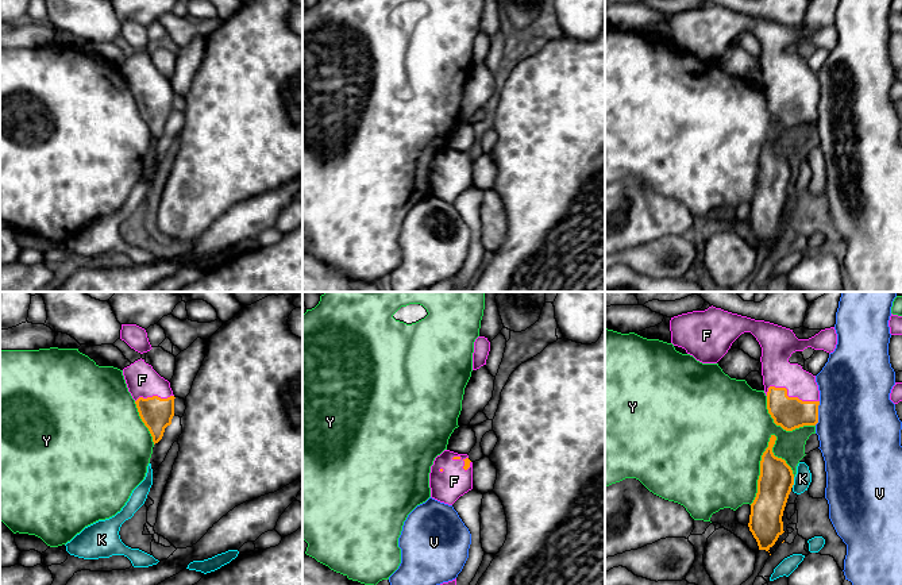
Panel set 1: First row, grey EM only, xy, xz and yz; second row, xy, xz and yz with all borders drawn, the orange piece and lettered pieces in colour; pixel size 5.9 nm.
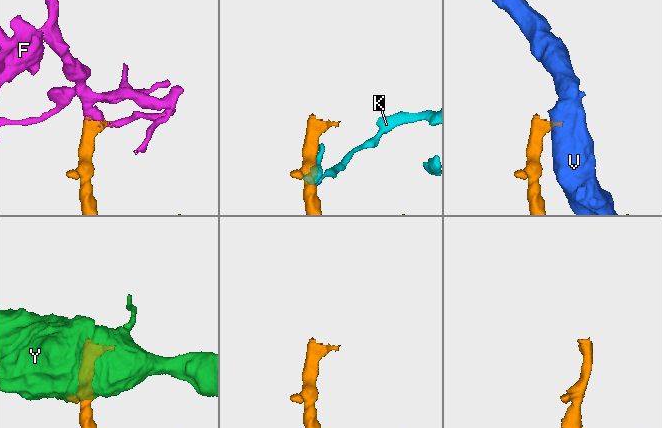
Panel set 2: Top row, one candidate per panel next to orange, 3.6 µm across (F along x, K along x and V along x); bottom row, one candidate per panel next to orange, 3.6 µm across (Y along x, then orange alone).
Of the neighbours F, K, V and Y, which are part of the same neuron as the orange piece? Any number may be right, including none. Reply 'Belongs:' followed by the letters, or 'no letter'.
Belongs: F

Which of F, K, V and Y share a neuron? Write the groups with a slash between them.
F / K / V / Y

